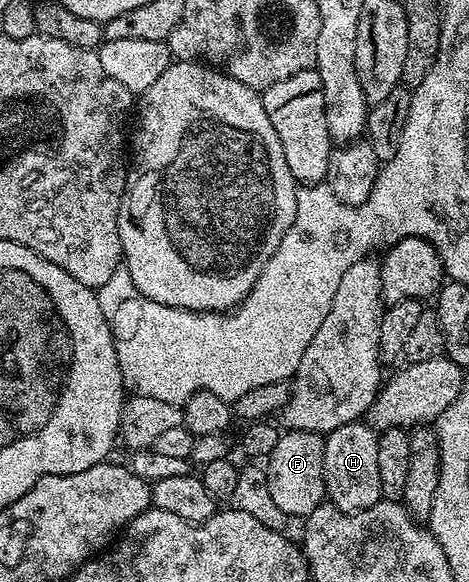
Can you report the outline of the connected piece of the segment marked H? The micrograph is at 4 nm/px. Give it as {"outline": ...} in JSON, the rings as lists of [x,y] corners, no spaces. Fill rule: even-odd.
{"outline":[[[363,420],[351,421],[324,437],[324,482],[331,505],[344,513],[366,511],[381,501],[382,479],[378,479],[378,433]]]}

